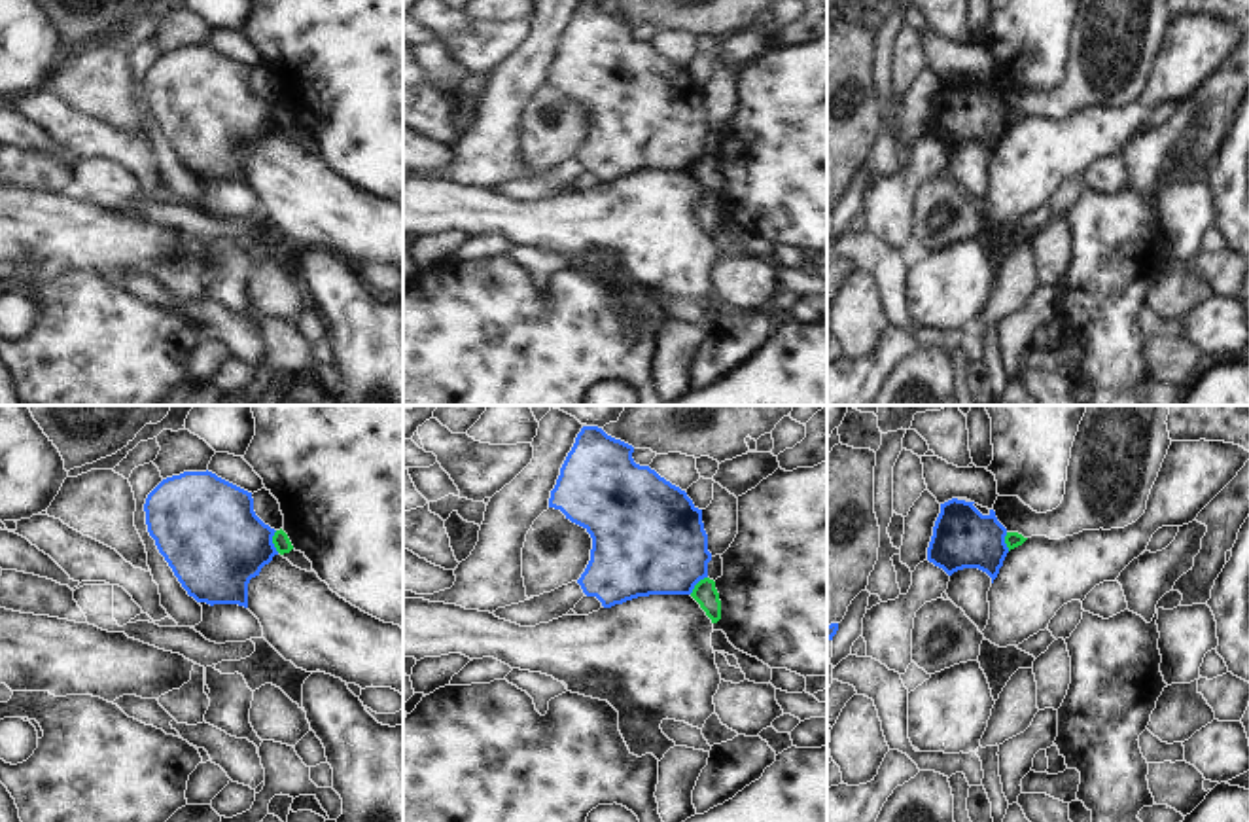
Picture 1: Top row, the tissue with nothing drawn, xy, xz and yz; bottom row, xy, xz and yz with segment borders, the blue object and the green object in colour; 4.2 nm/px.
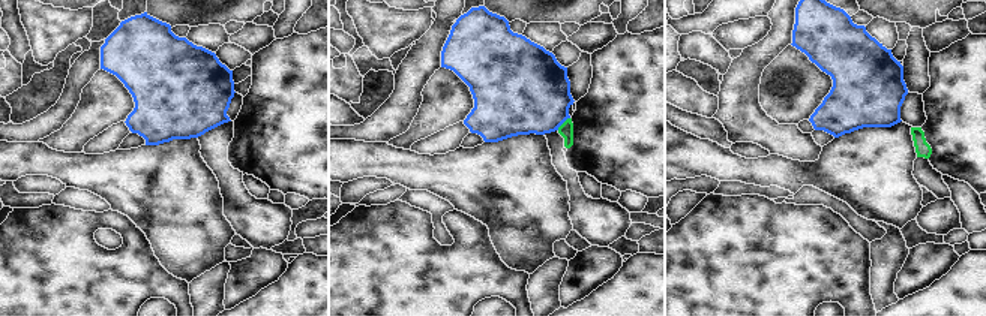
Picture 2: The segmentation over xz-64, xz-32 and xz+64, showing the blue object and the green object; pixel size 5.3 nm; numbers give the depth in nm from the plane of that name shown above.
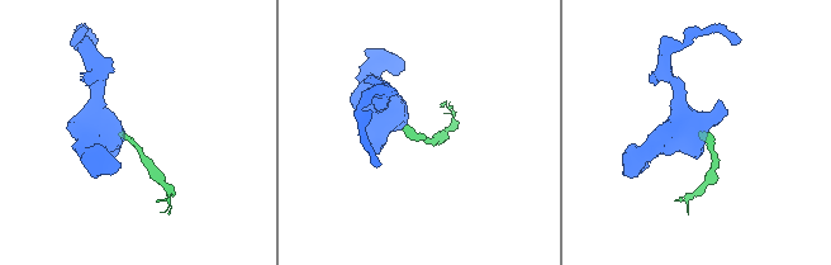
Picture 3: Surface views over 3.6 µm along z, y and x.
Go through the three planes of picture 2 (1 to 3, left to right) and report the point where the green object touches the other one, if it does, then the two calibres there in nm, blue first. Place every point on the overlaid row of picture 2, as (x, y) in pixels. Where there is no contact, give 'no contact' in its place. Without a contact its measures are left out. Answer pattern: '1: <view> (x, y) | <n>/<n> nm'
1: no contact
2: xz-32 (563, 122) | 440/80 nm
3: no contact

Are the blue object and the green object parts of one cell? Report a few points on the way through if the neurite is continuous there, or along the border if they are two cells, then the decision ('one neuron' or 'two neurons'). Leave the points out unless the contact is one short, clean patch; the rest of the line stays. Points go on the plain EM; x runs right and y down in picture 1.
border along xy (275, 107), (273, 120), (279, 127); two neurons

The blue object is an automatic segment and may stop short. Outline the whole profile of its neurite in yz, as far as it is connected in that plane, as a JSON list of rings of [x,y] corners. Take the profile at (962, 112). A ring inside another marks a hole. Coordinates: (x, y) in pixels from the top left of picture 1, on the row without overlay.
[[[952,74],[941,80],[927,123],[927,136],[948,152],[963,144],[978,144],[994,155],[1009,129],[1007,104],[995,87],[982,91],[975,78]]]

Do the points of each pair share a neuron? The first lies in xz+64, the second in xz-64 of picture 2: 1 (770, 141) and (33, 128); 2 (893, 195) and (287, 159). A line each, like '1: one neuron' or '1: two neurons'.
1: one neuron
2: two neurons

